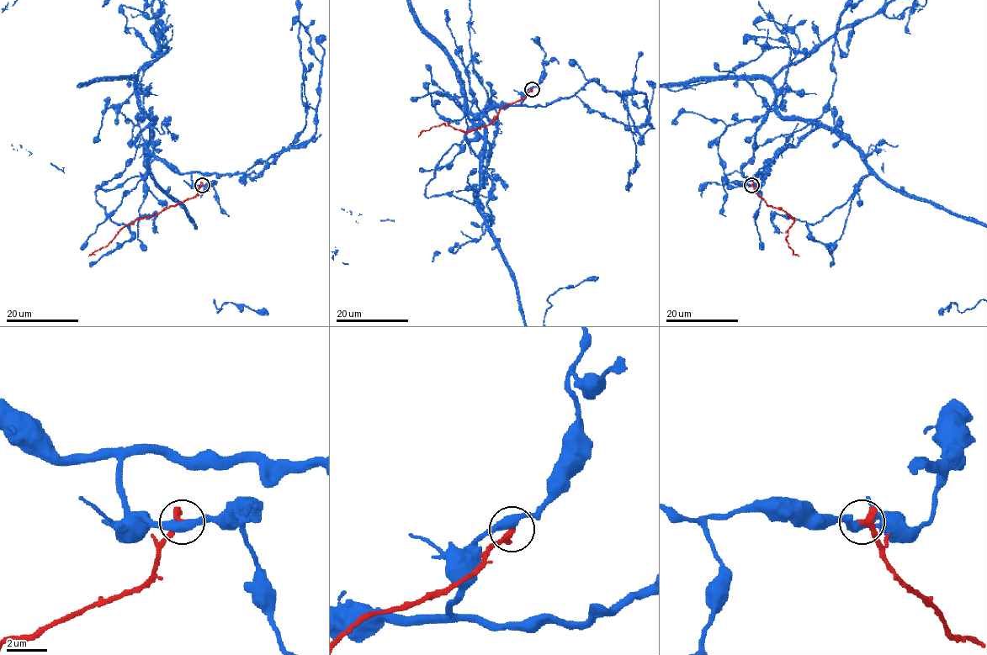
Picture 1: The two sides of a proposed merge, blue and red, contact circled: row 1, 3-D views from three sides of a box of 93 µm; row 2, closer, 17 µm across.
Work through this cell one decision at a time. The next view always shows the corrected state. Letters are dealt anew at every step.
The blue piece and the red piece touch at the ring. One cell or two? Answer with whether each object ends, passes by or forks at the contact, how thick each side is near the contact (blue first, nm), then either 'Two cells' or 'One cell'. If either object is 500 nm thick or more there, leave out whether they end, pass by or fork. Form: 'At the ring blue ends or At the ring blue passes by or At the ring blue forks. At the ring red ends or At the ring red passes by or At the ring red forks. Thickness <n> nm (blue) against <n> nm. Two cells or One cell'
At the ring blue passes by. At the ring red ends. Thickness 420 nm (blue) against 400 nm. Two cells

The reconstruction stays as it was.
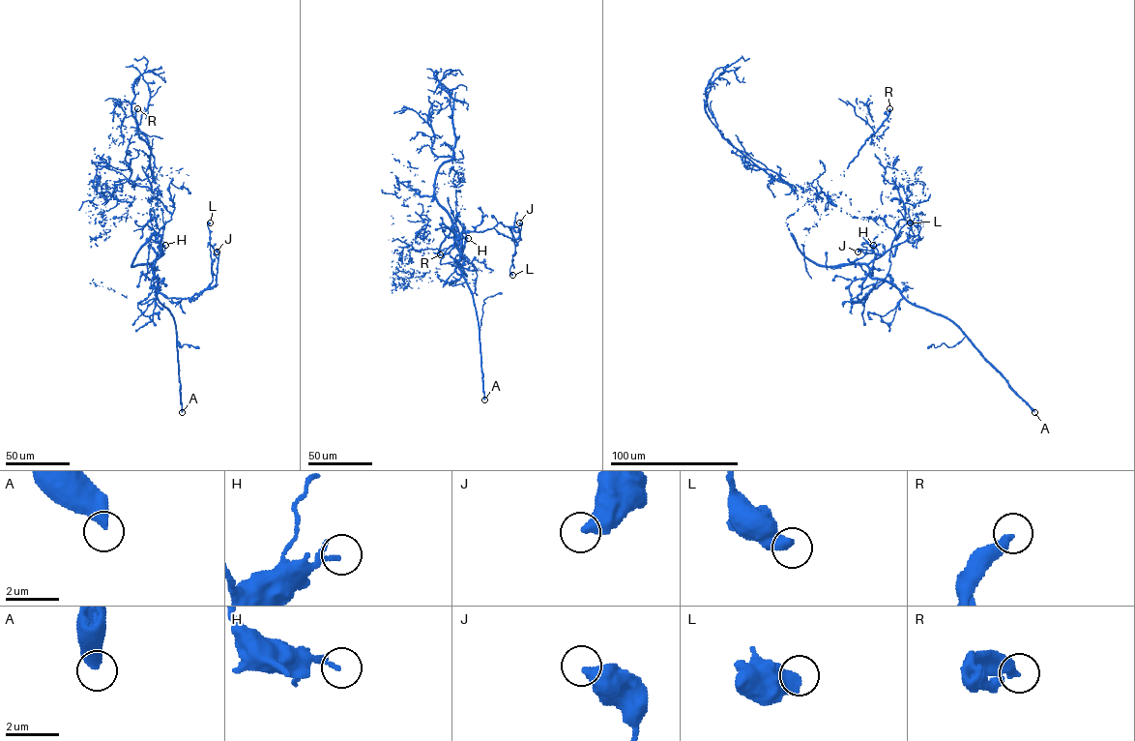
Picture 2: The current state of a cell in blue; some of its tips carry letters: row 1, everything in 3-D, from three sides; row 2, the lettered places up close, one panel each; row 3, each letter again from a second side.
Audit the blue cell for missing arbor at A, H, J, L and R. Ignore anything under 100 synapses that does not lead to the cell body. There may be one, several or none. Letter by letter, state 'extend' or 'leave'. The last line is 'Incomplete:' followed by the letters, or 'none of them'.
A: extend
H: leave
J: leave
L: leave
R: extend
Incomplete: A, R

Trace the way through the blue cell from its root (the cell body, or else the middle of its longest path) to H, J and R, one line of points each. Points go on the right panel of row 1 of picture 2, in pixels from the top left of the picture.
H: (830, 202), (813, 198), (787, 217), (787, 226), (800, 251), (827, 266), (869, 264), (880, 255), (873, 245)
J: (830, 202), (787, 217), (798, 248), (865, 264), (884, 281), (860, 300), (874, 252), (858, 251)
R: (830, 202), (857, 218), (907, 214), (916, 183), (894, 188), (892, 168), (869, 144), (888, 128), (889, 108)

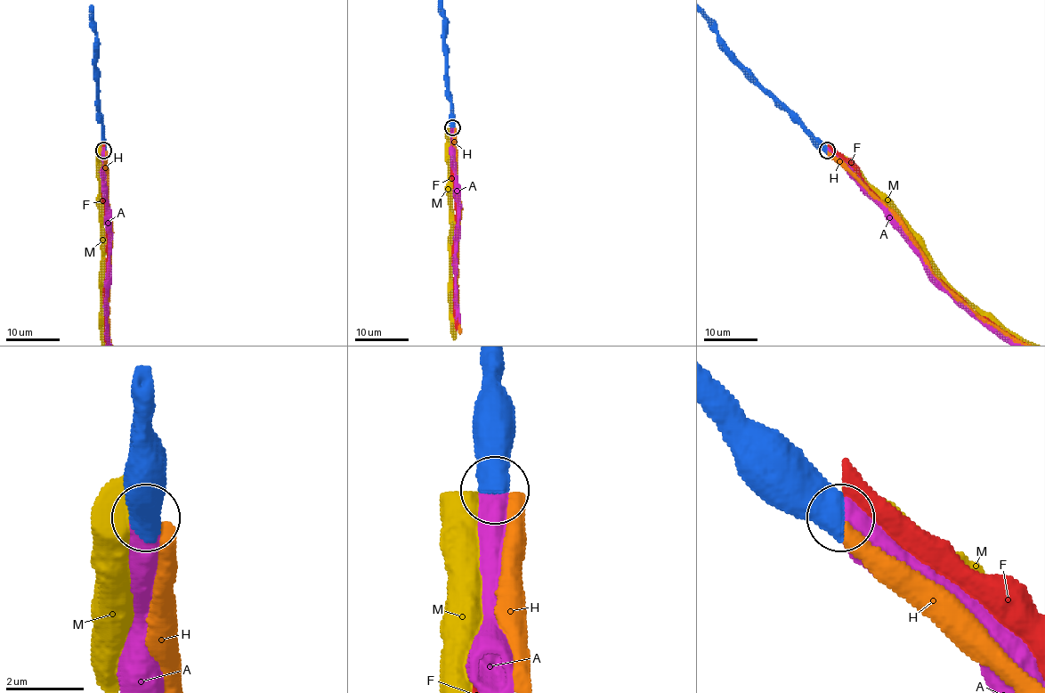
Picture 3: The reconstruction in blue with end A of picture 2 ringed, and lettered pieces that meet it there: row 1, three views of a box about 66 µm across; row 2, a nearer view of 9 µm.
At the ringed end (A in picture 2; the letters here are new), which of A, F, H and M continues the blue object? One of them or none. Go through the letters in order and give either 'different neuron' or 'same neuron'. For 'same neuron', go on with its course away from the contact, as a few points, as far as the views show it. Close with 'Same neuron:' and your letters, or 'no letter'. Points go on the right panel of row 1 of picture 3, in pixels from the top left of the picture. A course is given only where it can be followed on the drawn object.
A: same neuron
F: different neuron
H: different neuron
M: different neuron
Same neuron: A

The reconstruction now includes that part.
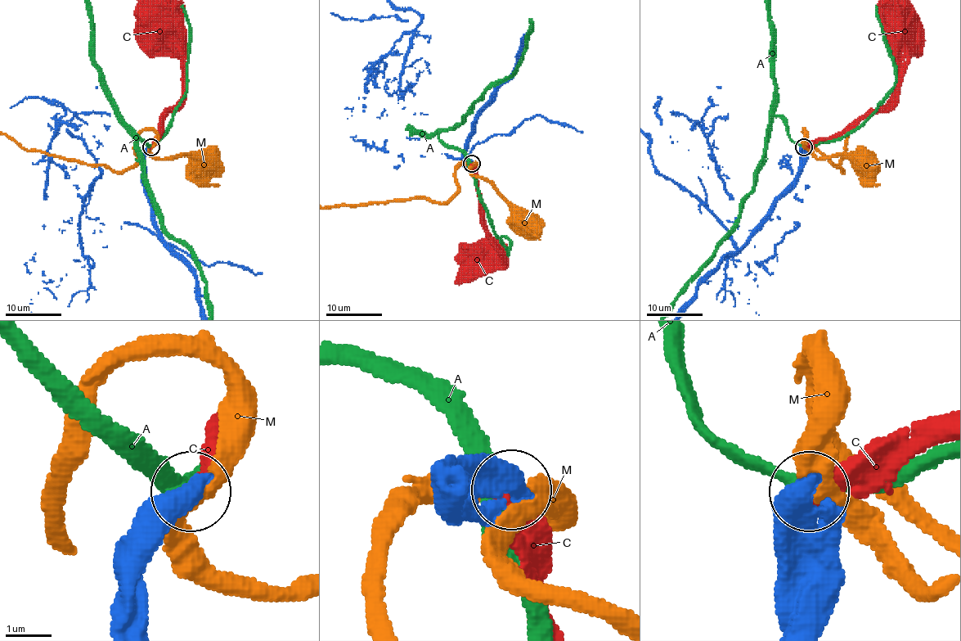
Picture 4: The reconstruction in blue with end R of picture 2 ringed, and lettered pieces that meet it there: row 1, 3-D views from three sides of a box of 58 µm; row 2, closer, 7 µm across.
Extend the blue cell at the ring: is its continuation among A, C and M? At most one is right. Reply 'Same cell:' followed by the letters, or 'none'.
Same cell: C

